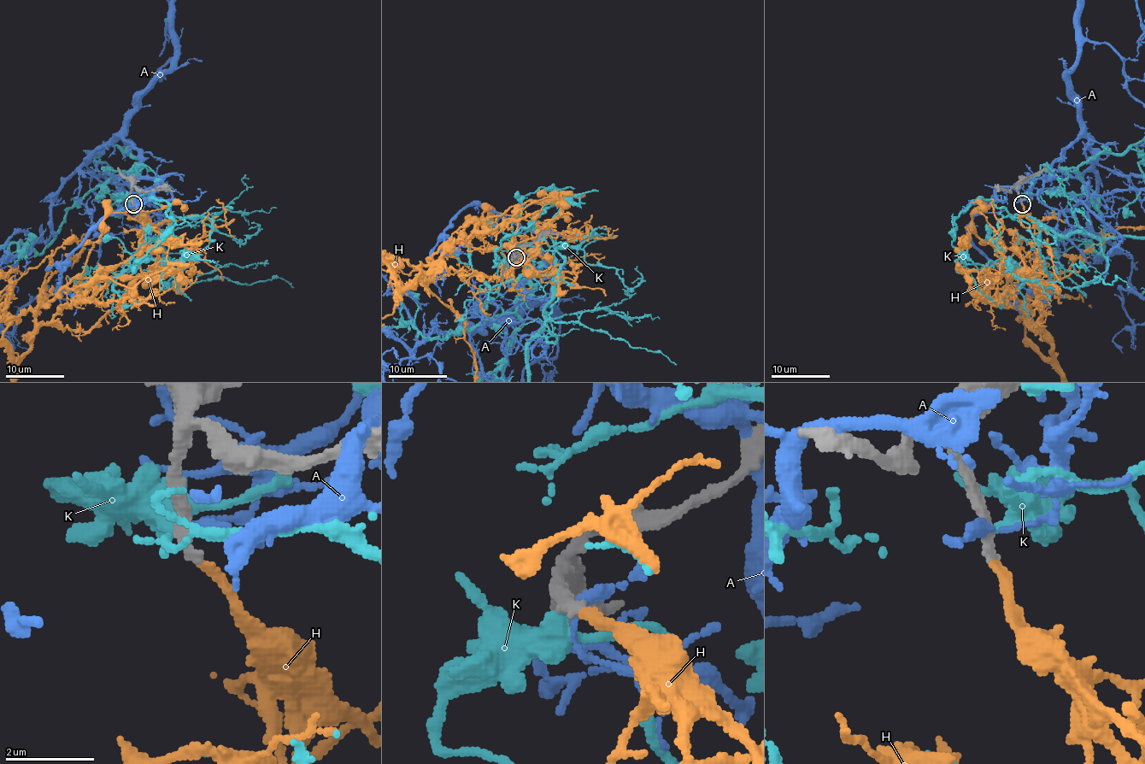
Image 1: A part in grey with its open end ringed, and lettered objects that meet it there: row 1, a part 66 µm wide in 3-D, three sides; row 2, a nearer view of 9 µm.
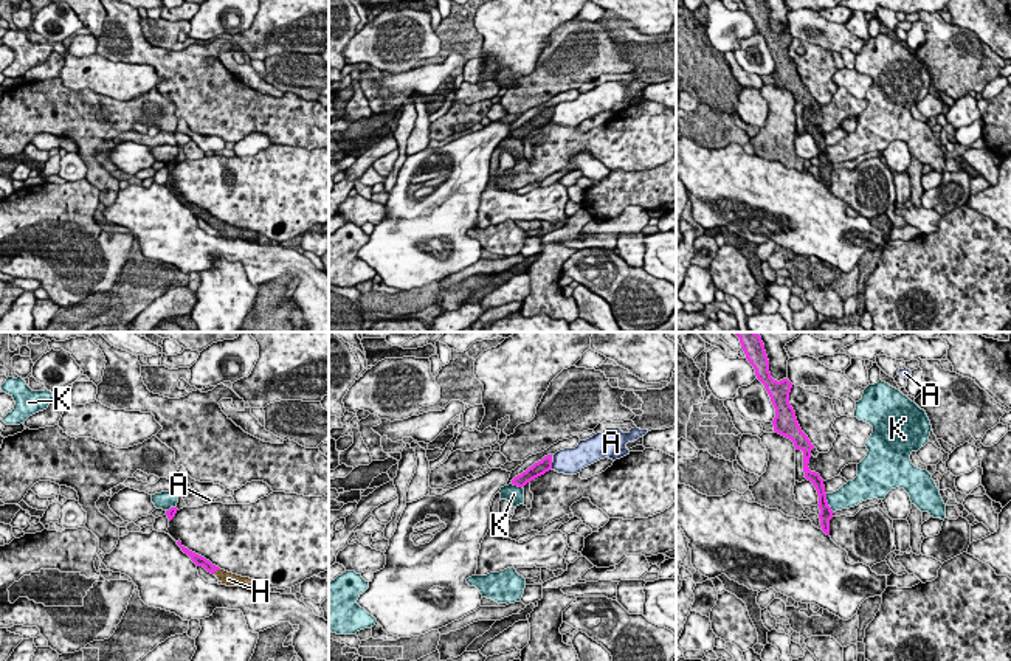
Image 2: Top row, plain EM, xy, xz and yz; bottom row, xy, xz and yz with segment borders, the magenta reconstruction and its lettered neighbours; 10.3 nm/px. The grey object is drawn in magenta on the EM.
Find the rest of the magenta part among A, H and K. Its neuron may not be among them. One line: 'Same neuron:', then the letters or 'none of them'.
Same neuron: H

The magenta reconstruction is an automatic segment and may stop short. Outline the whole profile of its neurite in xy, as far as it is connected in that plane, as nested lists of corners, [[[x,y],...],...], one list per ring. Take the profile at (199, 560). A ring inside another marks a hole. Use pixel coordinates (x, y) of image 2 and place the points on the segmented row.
[[[180,540],[177,542],[177,545],[181,548],[181,551],[185,554],[188,554],[191,557],[191,560],[197,566],[203,566],[208,573],[214,574],[222,585],[226,585],[226,587],[243,587],[243,588],[250,588],[250,590],[257,590],[257,580],[250,579],[250,577],[242,577],[242,576],[228,573],[225,569],[220,569],[219,566],[212,565],[205,557],[202,557],[202,555],[198,555],[195,552],[189,551],[188,548],[185,548]]]

